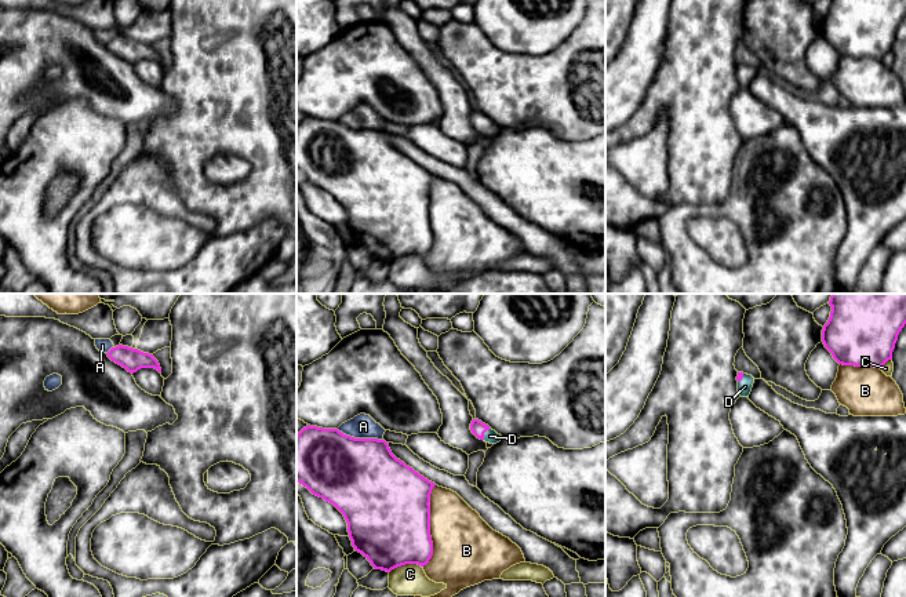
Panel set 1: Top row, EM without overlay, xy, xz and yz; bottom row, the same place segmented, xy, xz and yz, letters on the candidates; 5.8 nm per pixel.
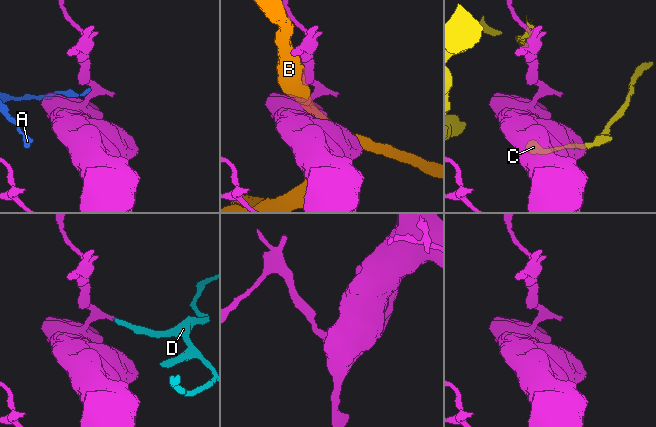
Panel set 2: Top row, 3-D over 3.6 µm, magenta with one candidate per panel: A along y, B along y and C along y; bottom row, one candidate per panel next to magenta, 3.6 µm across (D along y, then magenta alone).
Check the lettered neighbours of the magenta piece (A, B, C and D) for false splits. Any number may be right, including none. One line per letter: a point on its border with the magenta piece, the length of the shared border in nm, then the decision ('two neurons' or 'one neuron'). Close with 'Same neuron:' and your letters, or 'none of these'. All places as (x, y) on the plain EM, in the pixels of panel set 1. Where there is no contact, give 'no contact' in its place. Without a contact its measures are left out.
A: xz (360, 130) | 280 nm | two neurons
B: xz (429, 217) | 500 nm | two neurons
C: xz (404, 255) | 200 nm | two neurons
D: xz (484, 123) | 80 nm | one neuron
Same neuron: D

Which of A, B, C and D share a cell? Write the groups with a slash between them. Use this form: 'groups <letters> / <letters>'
groups A / B / C / D

